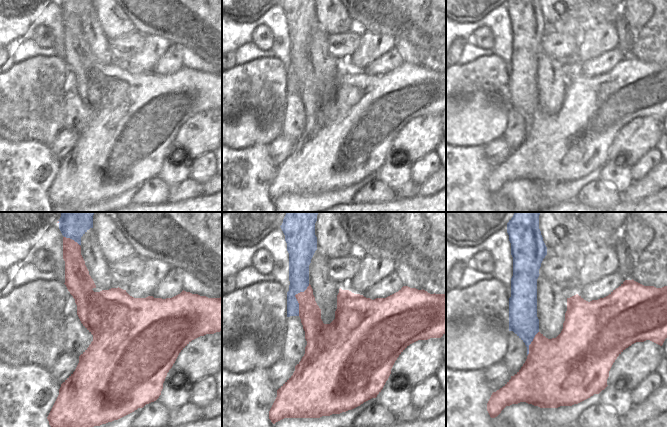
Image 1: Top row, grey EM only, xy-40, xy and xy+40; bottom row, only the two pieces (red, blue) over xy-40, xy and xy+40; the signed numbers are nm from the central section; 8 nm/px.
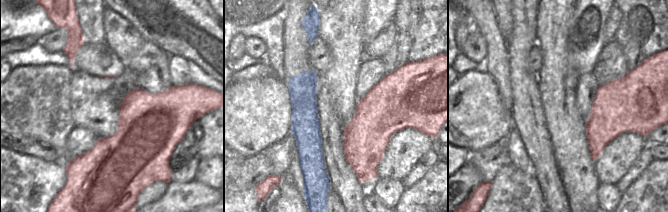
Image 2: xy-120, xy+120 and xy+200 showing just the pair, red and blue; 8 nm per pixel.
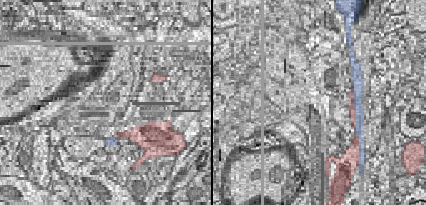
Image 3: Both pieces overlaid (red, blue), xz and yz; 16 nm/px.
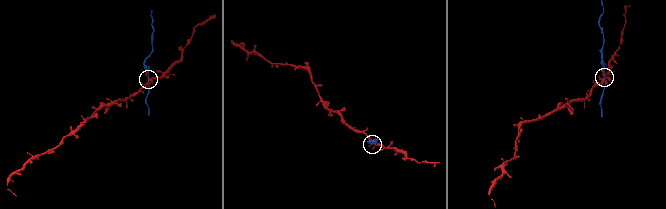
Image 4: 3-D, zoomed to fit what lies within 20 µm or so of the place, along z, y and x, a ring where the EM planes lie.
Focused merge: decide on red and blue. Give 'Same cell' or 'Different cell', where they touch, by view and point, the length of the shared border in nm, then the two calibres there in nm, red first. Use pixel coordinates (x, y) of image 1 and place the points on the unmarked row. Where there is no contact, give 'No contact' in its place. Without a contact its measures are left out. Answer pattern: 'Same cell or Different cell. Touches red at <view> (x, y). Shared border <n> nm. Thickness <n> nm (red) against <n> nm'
Different cell. Touches red at xy (296, 74). Shared border 280 nm. Thickness 180 nm (red) against 160 nm.

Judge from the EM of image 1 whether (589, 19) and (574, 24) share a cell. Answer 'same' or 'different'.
different

